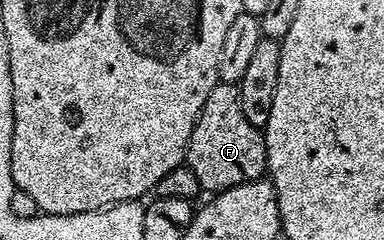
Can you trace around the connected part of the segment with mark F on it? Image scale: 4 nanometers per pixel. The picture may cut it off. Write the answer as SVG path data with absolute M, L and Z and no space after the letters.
M221 83L210 91L188 140L186 163L190 171L198 175L201 190L208 192L209 189L212 195L247 181L259 181L265 176L268 160L264 135L250 123L250 119L246 119L246 115L242 115L239 84Z

